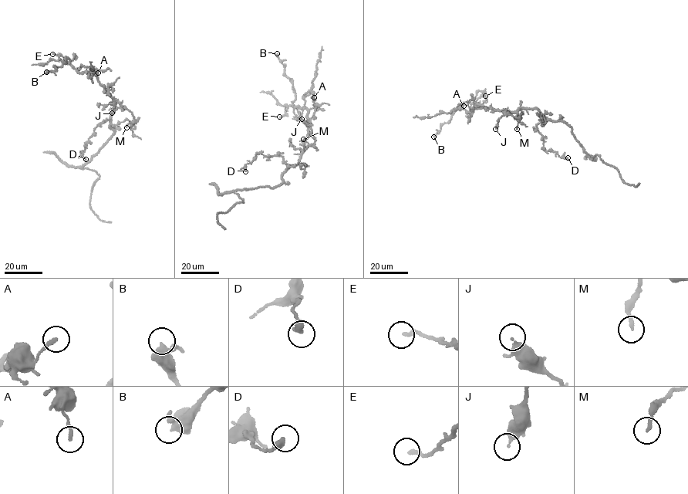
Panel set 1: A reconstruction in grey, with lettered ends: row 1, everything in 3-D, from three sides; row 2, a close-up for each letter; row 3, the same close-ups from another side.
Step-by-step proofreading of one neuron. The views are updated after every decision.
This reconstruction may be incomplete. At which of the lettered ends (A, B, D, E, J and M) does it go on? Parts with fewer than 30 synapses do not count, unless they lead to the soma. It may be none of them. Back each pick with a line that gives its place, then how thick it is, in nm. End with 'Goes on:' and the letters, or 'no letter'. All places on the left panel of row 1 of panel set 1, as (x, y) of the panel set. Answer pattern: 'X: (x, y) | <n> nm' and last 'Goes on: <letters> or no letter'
Goes on: no letter

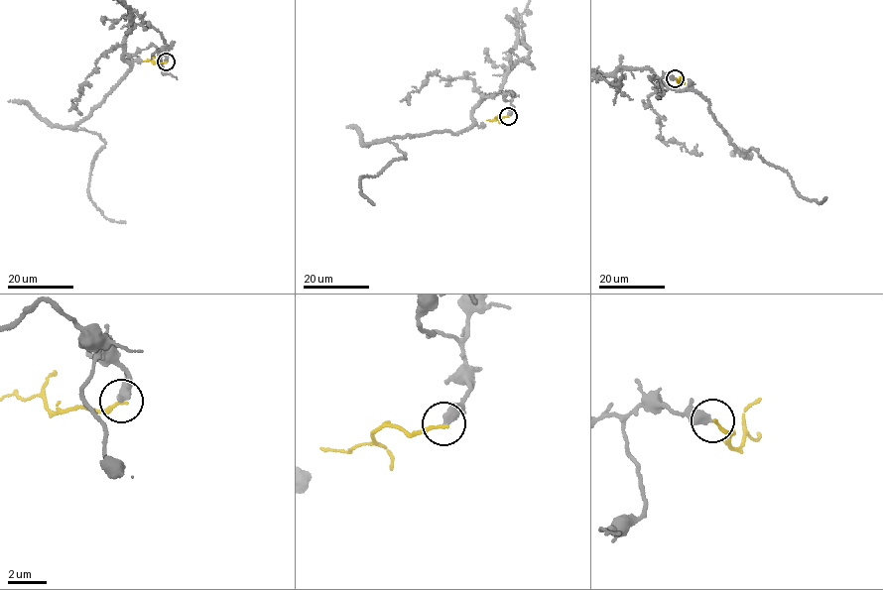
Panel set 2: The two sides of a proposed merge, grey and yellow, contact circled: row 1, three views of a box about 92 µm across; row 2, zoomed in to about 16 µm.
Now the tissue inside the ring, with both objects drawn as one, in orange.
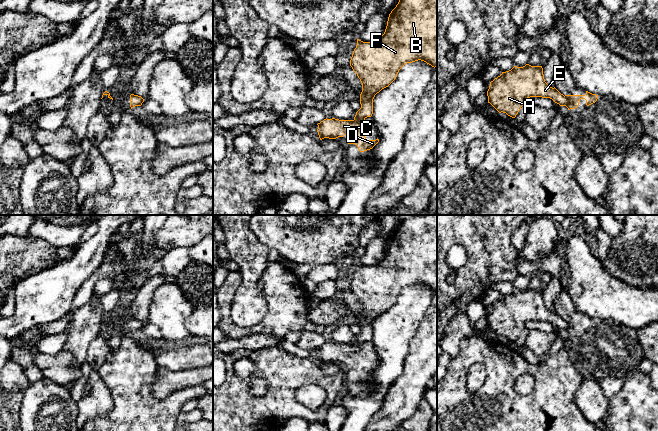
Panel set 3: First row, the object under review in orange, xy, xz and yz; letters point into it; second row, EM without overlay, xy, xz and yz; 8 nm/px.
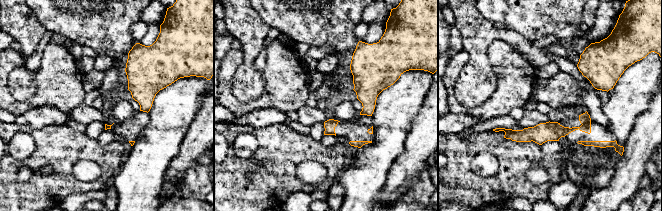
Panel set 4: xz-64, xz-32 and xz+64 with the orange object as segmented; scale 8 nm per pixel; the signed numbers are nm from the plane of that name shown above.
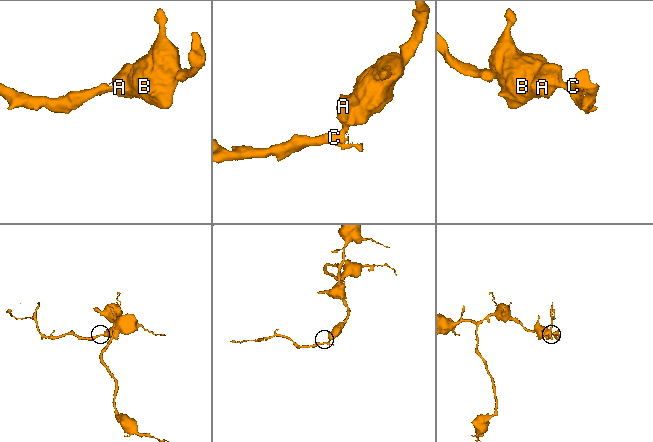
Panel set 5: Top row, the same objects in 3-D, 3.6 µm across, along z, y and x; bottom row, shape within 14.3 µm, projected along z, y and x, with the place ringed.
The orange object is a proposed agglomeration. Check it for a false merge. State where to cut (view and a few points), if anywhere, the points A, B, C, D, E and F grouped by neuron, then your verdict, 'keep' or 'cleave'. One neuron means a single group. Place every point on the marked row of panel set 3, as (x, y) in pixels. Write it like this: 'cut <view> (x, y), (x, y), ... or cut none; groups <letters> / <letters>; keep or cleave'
cut xz (364, 118), (358, 121), (353, 120); groups A B E F / C D; cleave

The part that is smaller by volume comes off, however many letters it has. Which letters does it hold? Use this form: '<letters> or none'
C, D

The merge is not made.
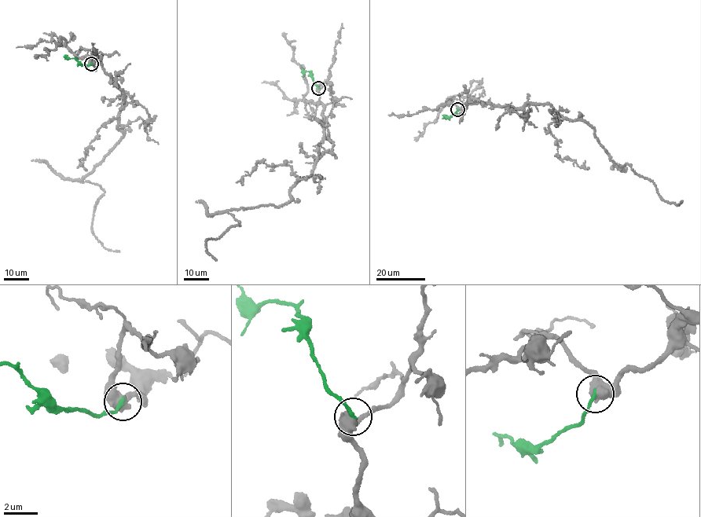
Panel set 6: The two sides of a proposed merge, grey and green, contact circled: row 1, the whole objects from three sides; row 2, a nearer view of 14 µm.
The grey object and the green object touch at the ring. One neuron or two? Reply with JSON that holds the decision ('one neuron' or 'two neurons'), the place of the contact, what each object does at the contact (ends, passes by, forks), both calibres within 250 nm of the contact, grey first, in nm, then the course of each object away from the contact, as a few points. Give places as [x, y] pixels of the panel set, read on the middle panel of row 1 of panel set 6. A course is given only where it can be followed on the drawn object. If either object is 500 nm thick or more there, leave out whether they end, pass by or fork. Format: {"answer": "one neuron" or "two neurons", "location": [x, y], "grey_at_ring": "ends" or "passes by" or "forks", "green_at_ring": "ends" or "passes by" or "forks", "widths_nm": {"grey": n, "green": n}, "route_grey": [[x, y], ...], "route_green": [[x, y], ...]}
{"answer": "two neurons", "location": [318, 88], "widths_nm": {"grey": 700, "green": 240}, "route_grey": [[318, 88], [324, 140], [310, 175], [294, 185], [284, 203], [227, 211], [240, 225], [206, 242], [216, 261]], "route_green": [[318, 88], [312, 75], [302, 68]]}

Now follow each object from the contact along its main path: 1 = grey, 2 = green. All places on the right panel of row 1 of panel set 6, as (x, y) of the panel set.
1: (457, 109), (471, 99), (518, 108), (548, 104), (594, 129), (619, 169), (629, 165), (665, 200), (683, 200)
2: (457, 109), (455, 113), (442, 118)

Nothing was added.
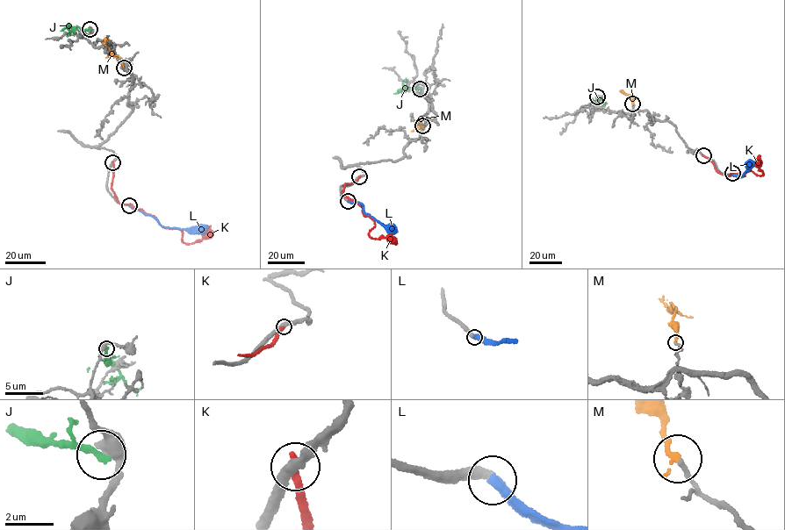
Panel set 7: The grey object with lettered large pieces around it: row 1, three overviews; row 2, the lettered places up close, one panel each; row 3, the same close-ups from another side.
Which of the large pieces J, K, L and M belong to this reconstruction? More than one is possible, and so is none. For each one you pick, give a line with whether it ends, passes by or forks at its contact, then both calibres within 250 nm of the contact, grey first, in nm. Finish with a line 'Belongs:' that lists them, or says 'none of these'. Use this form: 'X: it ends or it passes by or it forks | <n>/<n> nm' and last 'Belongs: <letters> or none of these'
L: it ends | 400/460 nm
M: it ends | 200/200 nm
Belongs: L, M

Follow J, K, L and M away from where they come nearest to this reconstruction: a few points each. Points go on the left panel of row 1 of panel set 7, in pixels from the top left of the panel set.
J: (90, 29), (84, 30), (69, 25), (61, 31)
K: (112, 162), (111, 189), (119, 203), (154, 216), (162, 226), (182, 231), (184, 242), (200, 240), (211, 225)
L: (129, 205), (151, 215), (163, 227), (195, 231), (208, 226)
M: (124, 68), (121, 59), (103, 42), (109, 39)

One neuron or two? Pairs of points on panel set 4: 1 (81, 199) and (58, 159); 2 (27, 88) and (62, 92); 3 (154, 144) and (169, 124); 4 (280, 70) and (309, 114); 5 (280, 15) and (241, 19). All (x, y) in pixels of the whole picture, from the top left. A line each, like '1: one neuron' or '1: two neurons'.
1: two neurons
2: two neurons
3: one neuron
4: two neurons
5: two neurons

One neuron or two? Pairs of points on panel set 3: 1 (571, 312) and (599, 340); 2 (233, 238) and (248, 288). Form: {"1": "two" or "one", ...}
{"1": "one", "2": "one"}

